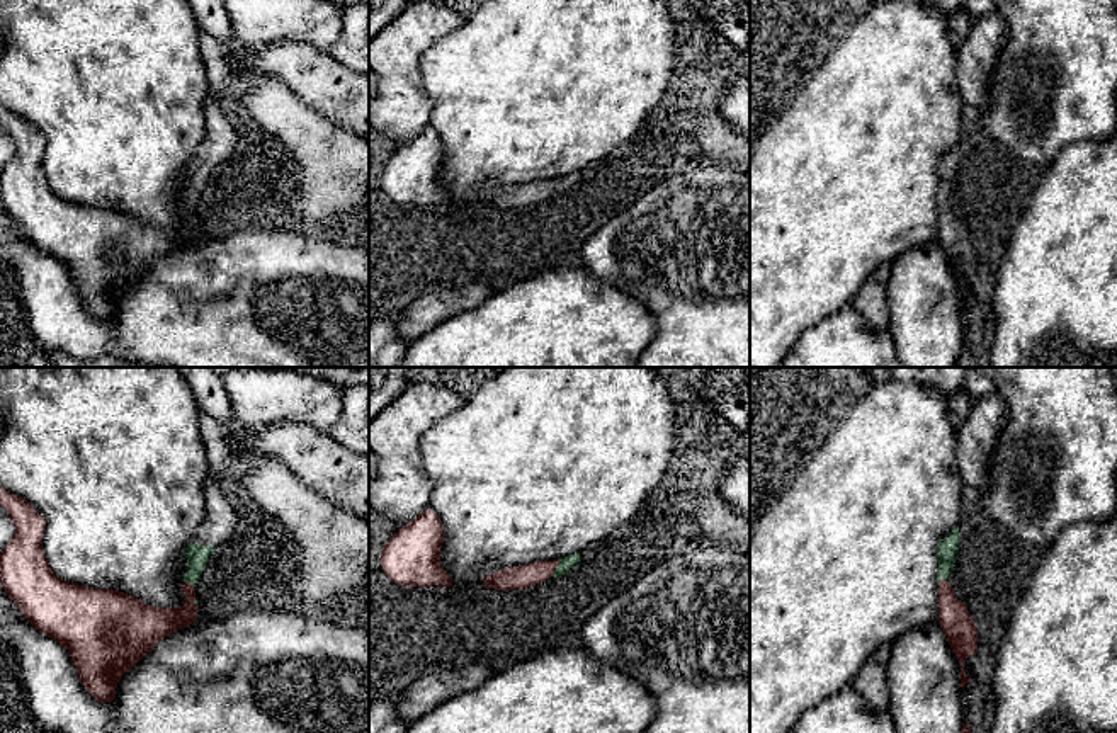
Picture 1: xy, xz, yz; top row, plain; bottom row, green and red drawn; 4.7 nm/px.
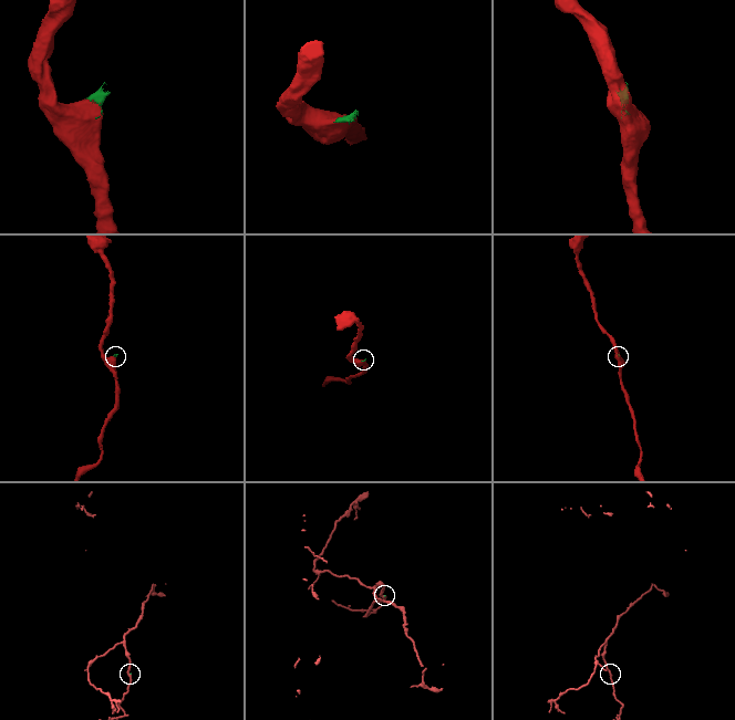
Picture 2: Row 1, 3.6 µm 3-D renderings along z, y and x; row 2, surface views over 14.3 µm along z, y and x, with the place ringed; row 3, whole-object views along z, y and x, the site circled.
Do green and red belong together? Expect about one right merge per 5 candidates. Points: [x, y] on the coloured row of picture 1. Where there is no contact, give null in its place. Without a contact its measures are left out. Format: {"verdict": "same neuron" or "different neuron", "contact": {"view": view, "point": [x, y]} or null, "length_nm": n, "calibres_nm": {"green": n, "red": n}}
{"verdict": "same neuron", "contact": {"view": "xz", "point": [556, 568]}, "length_nm": 90, "calibres_nm": {"green": 60, "red": 110}}

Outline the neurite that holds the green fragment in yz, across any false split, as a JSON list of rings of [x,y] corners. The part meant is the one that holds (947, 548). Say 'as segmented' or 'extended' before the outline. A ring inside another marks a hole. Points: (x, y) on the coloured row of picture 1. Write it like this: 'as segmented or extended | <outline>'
extended | [[[954,527],[944,536],[937,548],[937,583],[938,583],[938,624],[961,665],[961,687],[972,682],[964,672],[964,660],[978,651],[978,629],[974,621],[949,583],[949,577],[961,543],[959,529]]]

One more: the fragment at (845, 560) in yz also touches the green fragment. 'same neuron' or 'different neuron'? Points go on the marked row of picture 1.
different neuron

